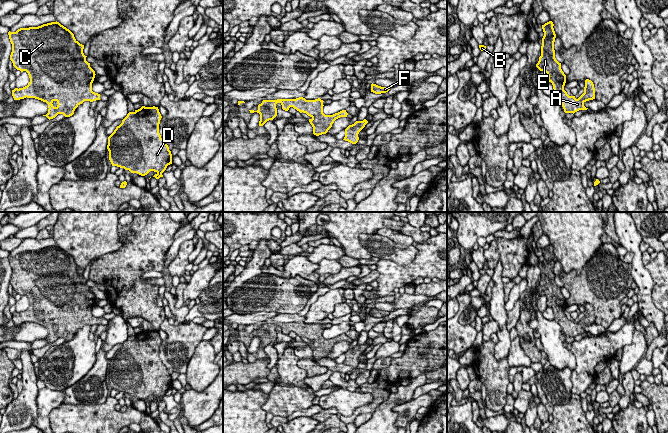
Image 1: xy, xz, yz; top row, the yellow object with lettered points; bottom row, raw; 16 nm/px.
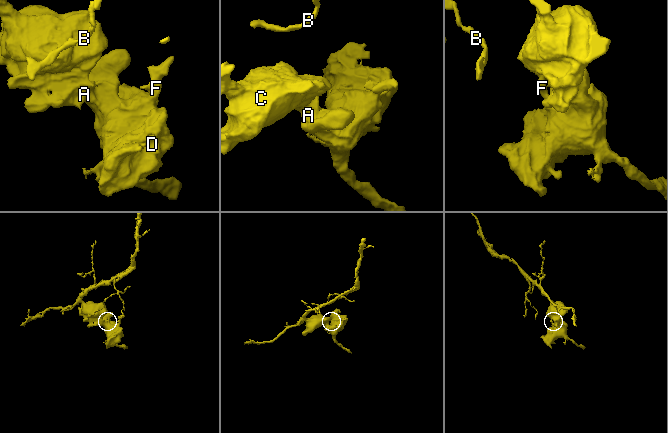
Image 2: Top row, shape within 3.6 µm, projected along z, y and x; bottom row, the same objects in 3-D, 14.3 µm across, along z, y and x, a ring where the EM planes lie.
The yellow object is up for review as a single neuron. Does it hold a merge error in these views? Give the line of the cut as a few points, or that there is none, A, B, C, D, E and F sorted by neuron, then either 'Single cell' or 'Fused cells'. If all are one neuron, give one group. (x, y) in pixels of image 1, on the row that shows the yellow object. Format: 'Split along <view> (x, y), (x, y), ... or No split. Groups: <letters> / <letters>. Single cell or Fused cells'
No split. Groups: A B C D E F. Single cell

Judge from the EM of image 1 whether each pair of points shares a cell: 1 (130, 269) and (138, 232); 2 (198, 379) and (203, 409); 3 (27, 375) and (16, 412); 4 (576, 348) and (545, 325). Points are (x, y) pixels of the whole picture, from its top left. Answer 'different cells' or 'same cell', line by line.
1: same cell
2: different cells
3: same cell
4: different cells

